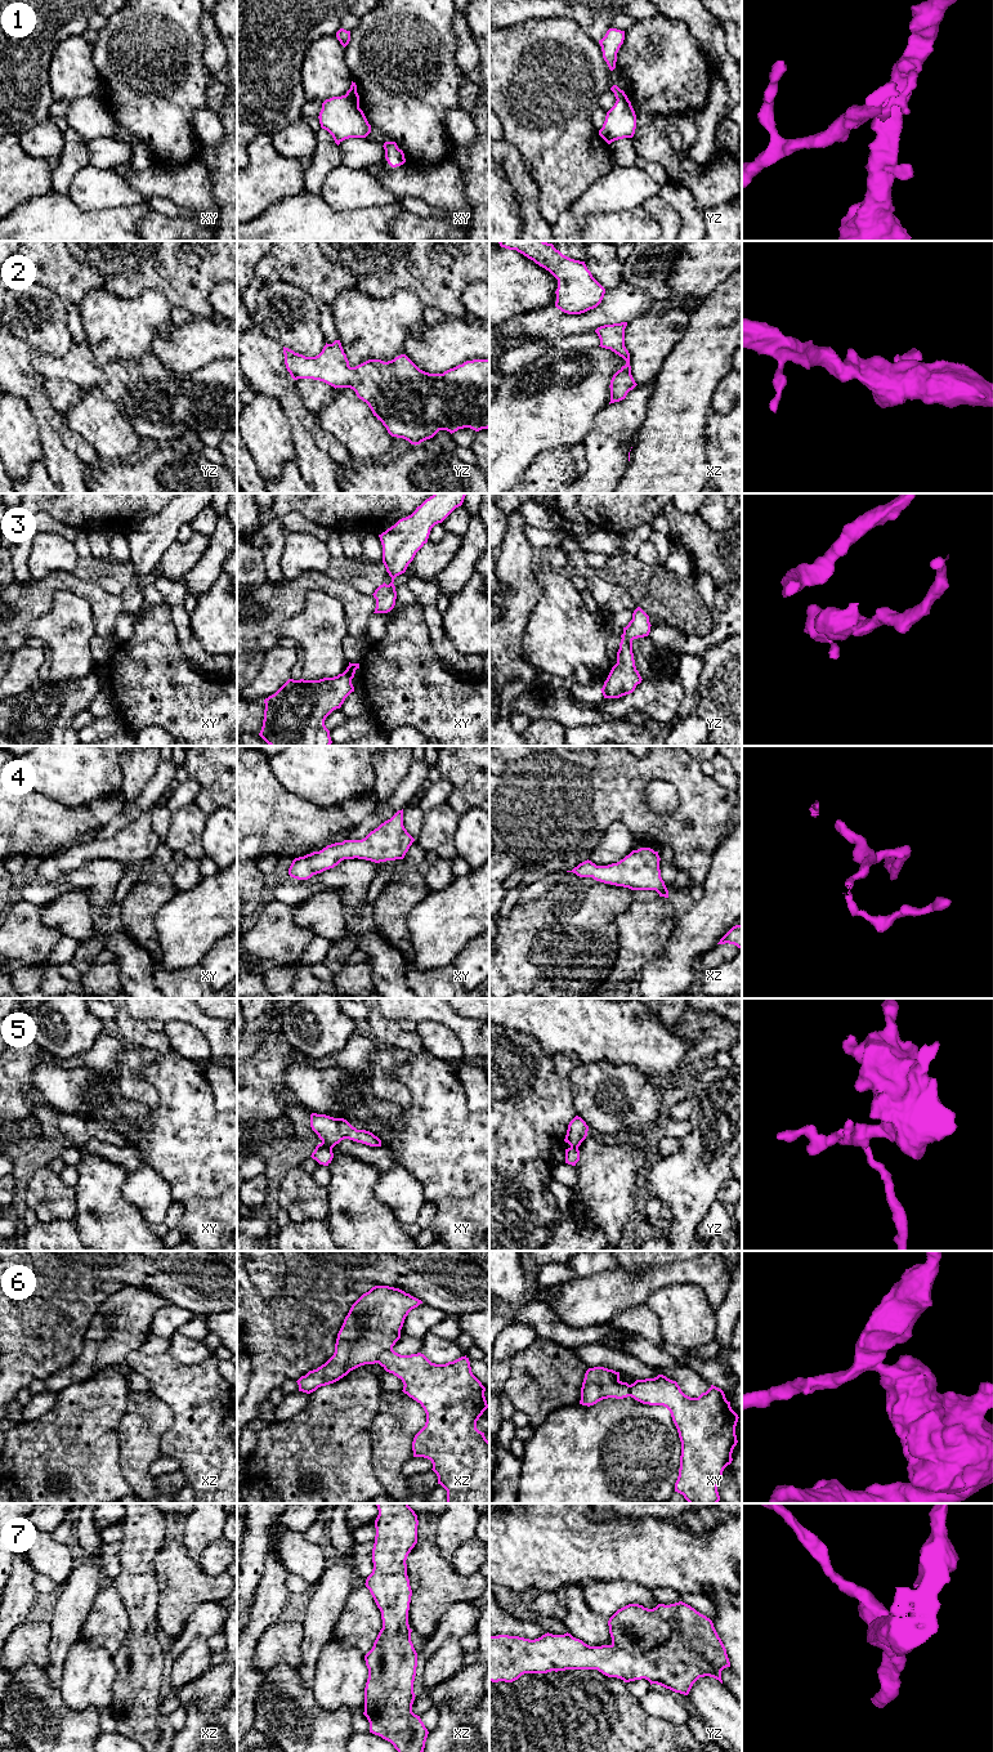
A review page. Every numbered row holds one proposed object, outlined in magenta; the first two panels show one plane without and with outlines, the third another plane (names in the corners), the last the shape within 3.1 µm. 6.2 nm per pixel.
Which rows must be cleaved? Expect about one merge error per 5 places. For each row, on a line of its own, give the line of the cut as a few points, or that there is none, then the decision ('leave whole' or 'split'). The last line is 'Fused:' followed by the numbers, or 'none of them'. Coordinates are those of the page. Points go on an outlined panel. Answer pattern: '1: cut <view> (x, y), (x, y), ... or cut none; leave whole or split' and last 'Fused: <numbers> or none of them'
1: cut xy (345, 94), (358, 102); split
2: cut none; leave whole
3: cut none; leave whole
4: cut none; leave whole
5: cut xy (322, 1142), (331, 1148); split
6: cut xz (392, 1348), (387, 1349), (378, 1362); split
7: cut none; leave whole
Fused: 1, 5, 6

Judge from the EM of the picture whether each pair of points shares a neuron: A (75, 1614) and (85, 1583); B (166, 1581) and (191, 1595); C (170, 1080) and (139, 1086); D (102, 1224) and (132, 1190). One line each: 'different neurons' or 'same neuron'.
A: same neuron
B: same neuron
C: different neurons
D: different neurons

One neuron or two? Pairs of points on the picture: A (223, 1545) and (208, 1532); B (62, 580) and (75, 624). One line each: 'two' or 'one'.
A: two
B: two

